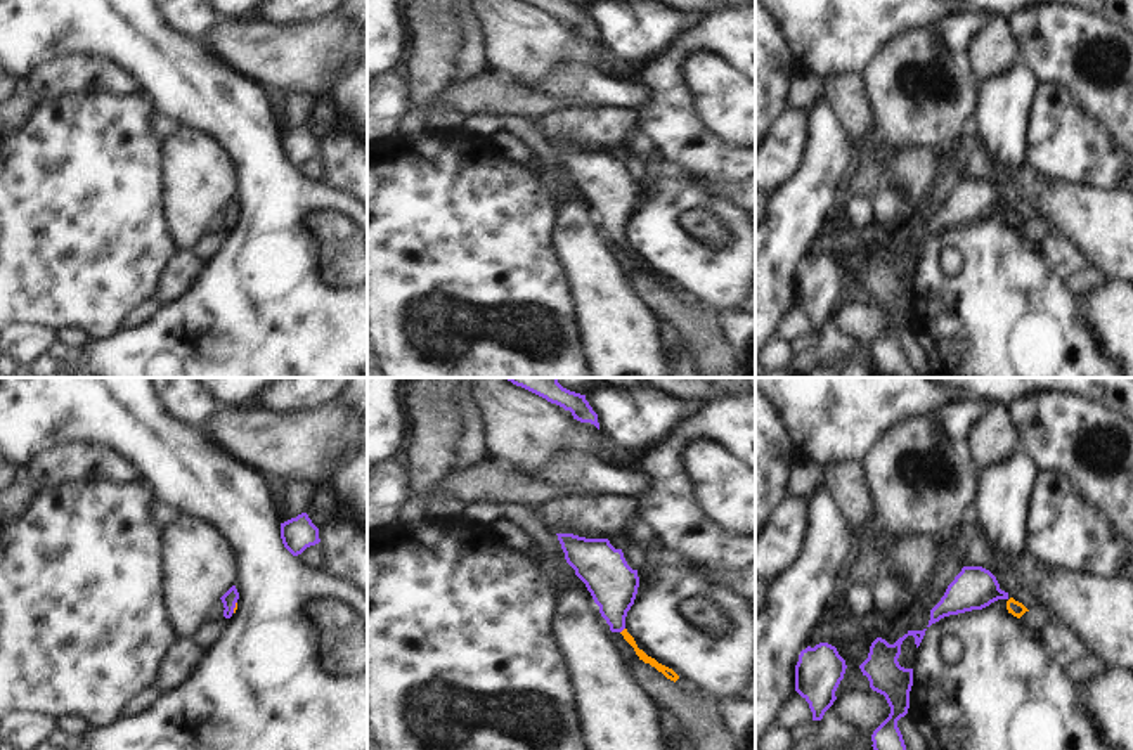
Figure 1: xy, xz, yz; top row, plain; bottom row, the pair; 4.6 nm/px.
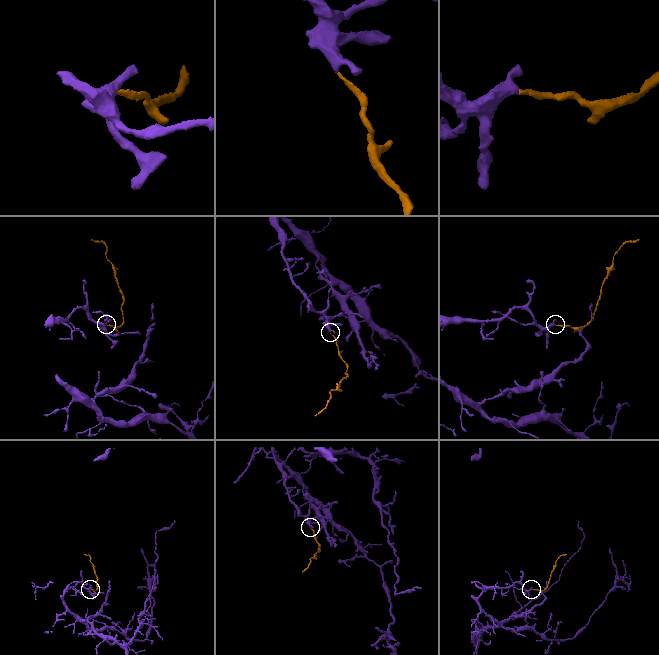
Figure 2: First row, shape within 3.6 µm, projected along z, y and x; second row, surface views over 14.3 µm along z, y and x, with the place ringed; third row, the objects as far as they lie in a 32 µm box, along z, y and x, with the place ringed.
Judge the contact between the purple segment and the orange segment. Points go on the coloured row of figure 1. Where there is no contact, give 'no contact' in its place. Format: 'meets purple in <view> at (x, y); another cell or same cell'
meets purple in xz at (622, 629); same cell

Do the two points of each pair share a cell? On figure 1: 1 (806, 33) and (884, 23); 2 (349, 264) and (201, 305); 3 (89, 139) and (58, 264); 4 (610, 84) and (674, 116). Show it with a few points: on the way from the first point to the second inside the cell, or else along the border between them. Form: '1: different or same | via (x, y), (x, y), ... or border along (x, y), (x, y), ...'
1: same | via (825, 23), (865, 23)
2: different | border along (309, 232), (317, 274), (326, 283), (349, 290)
3: same | via (85, 170), (58, 232)
4: different | border along (629, 73), (648, 89), (648, 99), (636, 111)

